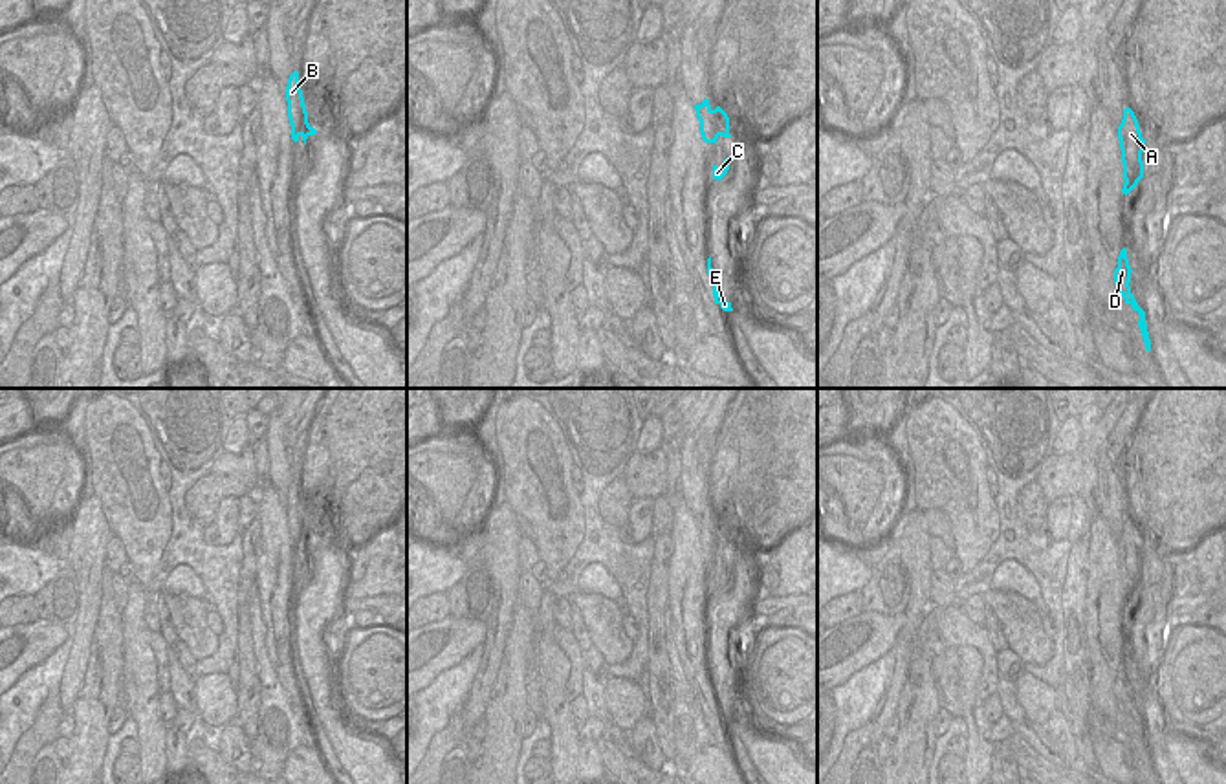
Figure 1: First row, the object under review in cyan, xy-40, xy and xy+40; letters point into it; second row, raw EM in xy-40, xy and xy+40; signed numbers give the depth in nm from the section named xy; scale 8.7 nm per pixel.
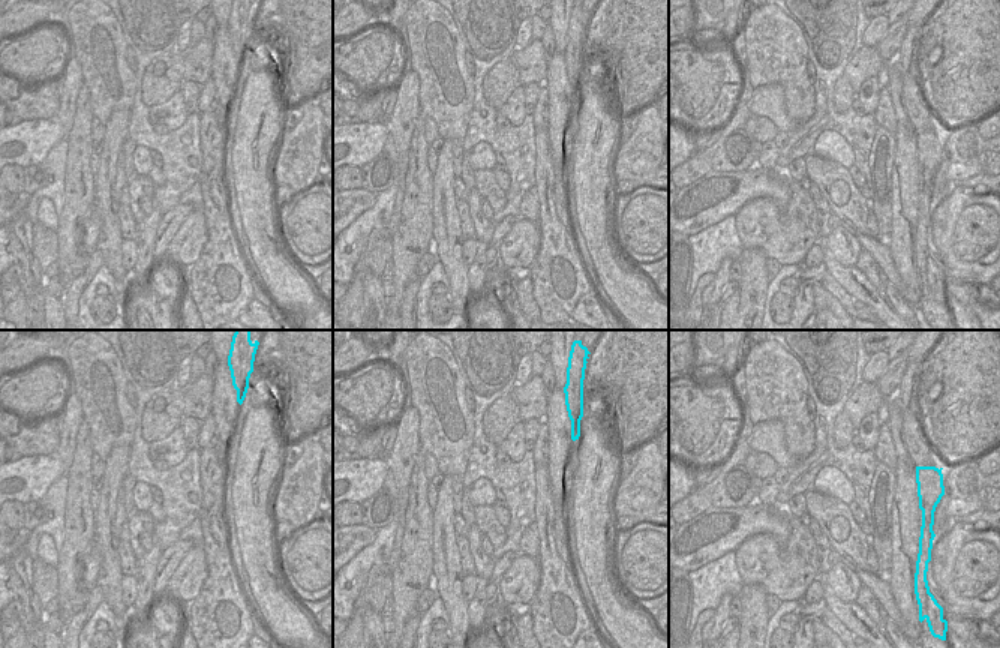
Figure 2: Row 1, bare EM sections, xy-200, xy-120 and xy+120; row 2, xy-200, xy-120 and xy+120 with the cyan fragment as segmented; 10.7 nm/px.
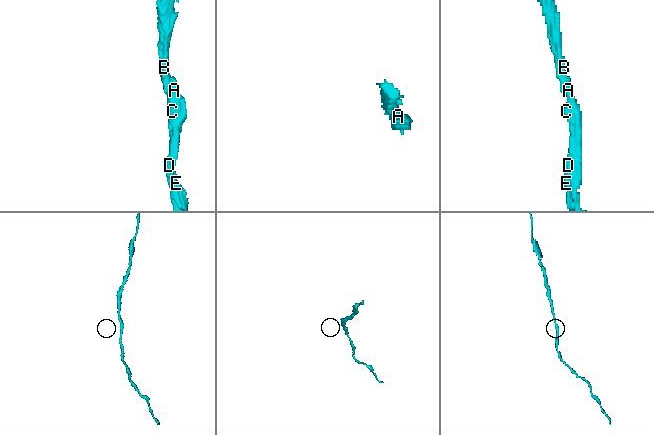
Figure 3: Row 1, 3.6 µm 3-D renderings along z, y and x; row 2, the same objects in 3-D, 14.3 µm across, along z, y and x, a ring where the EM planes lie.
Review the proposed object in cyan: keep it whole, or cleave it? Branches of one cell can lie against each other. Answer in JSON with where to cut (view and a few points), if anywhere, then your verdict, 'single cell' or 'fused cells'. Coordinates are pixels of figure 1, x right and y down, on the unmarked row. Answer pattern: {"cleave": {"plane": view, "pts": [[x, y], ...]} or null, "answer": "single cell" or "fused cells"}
{"cleave": null, "answer": "single cell"}

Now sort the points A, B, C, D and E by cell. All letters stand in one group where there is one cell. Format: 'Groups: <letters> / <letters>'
Groups: A B C D E

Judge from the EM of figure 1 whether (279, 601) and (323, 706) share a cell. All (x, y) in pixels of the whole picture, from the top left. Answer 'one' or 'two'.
two

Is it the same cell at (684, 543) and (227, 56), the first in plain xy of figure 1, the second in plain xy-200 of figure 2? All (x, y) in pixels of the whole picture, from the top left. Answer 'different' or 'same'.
same

